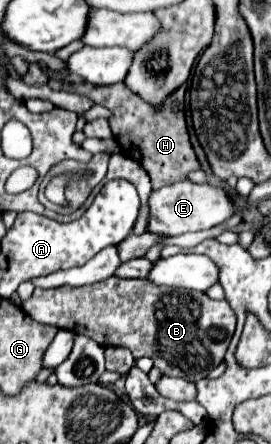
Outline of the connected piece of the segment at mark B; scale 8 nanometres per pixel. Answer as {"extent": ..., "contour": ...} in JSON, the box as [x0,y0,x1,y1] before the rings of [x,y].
{"extent":[21,278,235,382],"contour":[[[105,278],[101,282],[89,286],[61,286],[51,290],[35,288],[33,296],[21,302],[23,310],[41,324],[49,324],[55,328],[65,328],[75,334],[85,334],[99,342],[101,346],[123,346],[133,352],[135,358],[147,356],[165,376],[179,376],[191,382],[197,382],[209,374],[215,366],[223,362],[225,350],[231,342],[235,332],[235,314],[225,300],[211,300],[207,294],[199,294],[197,290],[183,290],[183,288],[169,288],[157,286],[149,280],[121,280],[121,278]]]}

